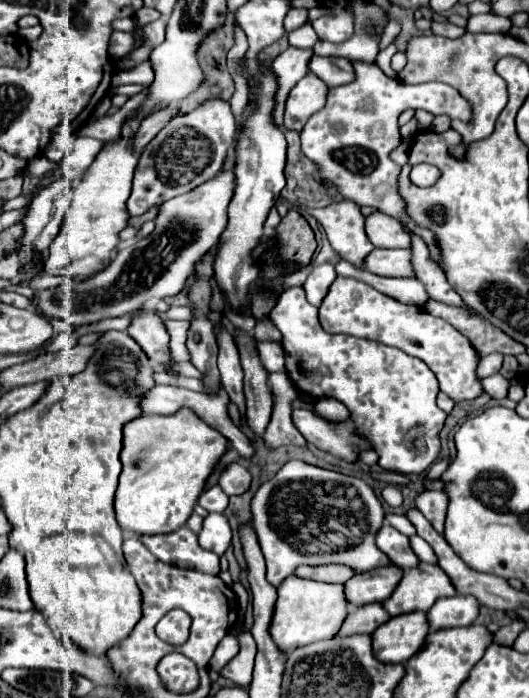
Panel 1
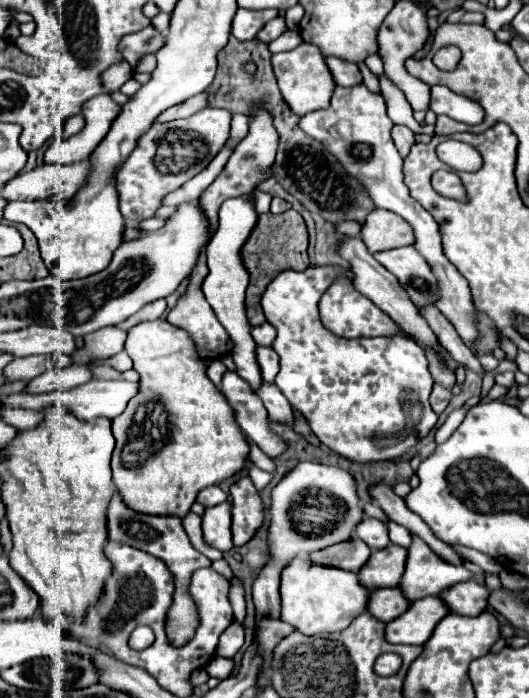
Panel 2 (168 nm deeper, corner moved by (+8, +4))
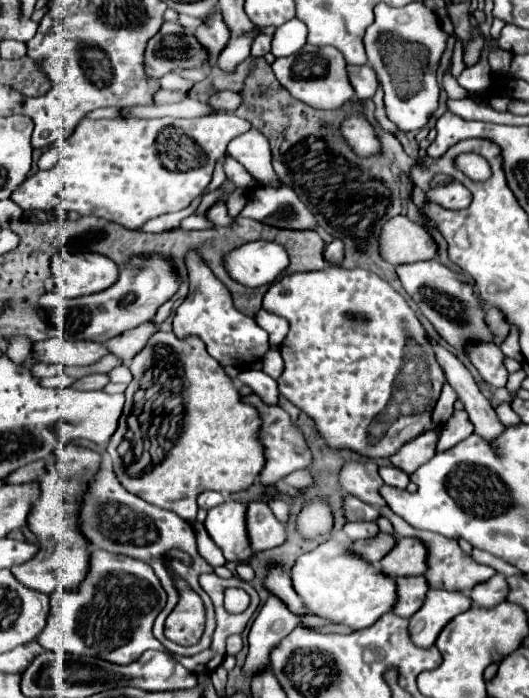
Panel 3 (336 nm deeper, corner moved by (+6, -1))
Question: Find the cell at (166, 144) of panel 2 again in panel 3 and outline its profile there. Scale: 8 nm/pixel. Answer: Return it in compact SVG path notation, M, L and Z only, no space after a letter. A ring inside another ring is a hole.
M210 113L210 115L204 115L204 117L196 117L196 119L192 119L192 121L190 121L190 119L174 119L174 117L160 117L160 119L98 119L98 121L84 119L84 121L80 121L80 125L76 127L76 131L74 131L70 137L66 137L66 139L62 139L62 141L58 143L62 157L60 157L60 161L54 165L54 169L38 171L36 175L28 177L28 179L10 195L10 199L12 199L14 203L18 203L24 211L28 211L28 209L50 211L50 209L54 209L54 207L58 207L58 205L66 205L68 211L76 211L76 213L80 213L80 215L96 215L96 217L104 217L104 219L108 219L108 221L116 221L116 223L120 223L120 225L124 225L124 227L130 227L130 229L140 229L146 221L150 221L150 219L154 219L154 217L160 217L160 215L166 215L166 213L174 213L174 211L186 209L186 207L192 203L192 199L198 197L198 195L208 187L208 183L210 183L210 179L212 179L212 173L214 173L214 165L216 165L216 161L226 153L228 143L230 143L234 137L246 133L248 129L250 129L250 123L248 123L246 119L236 117L234 113Z

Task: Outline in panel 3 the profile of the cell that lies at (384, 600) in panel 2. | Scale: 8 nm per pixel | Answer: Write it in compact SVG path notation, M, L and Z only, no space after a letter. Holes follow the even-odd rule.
M422 575L418 577L398 577L398 601L394 603L394 613L398 617L412 617L424 603L428 585Z

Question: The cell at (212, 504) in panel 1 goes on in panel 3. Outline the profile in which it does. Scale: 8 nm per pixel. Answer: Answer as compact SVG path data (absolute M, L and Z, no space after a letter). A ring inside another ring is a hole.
M204 491L200 497L198 497L198 507L200 509L212 509L214 505L220 505L224 503L224 497L216 491Z

